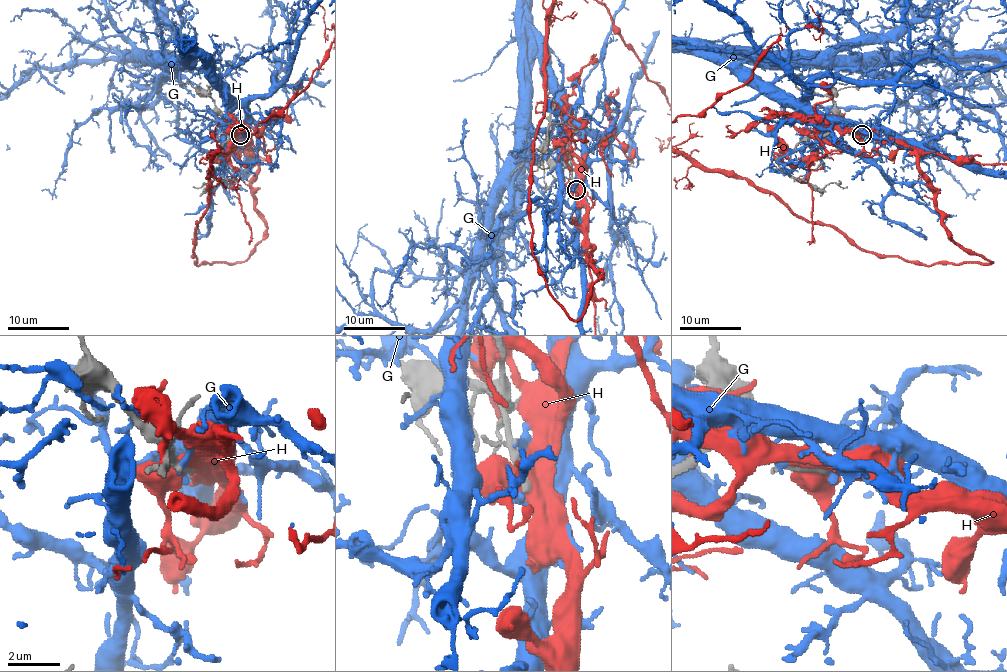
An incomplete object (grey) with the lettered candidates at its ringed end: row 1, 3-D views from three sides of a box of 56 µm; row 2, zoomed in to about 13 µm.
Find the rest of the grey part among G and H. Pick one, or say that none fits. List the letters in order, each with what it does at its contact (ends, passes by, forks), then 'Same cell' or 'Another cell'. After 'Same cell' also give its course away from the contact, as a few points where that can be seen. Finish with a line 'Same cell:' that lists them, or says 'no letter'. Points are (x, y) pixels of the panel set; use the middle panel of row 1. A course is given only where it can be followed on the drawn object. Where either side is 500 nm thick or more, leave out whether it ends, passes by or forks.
G: It ends there. Another cell
H: Another cell
Same cell: no letter

